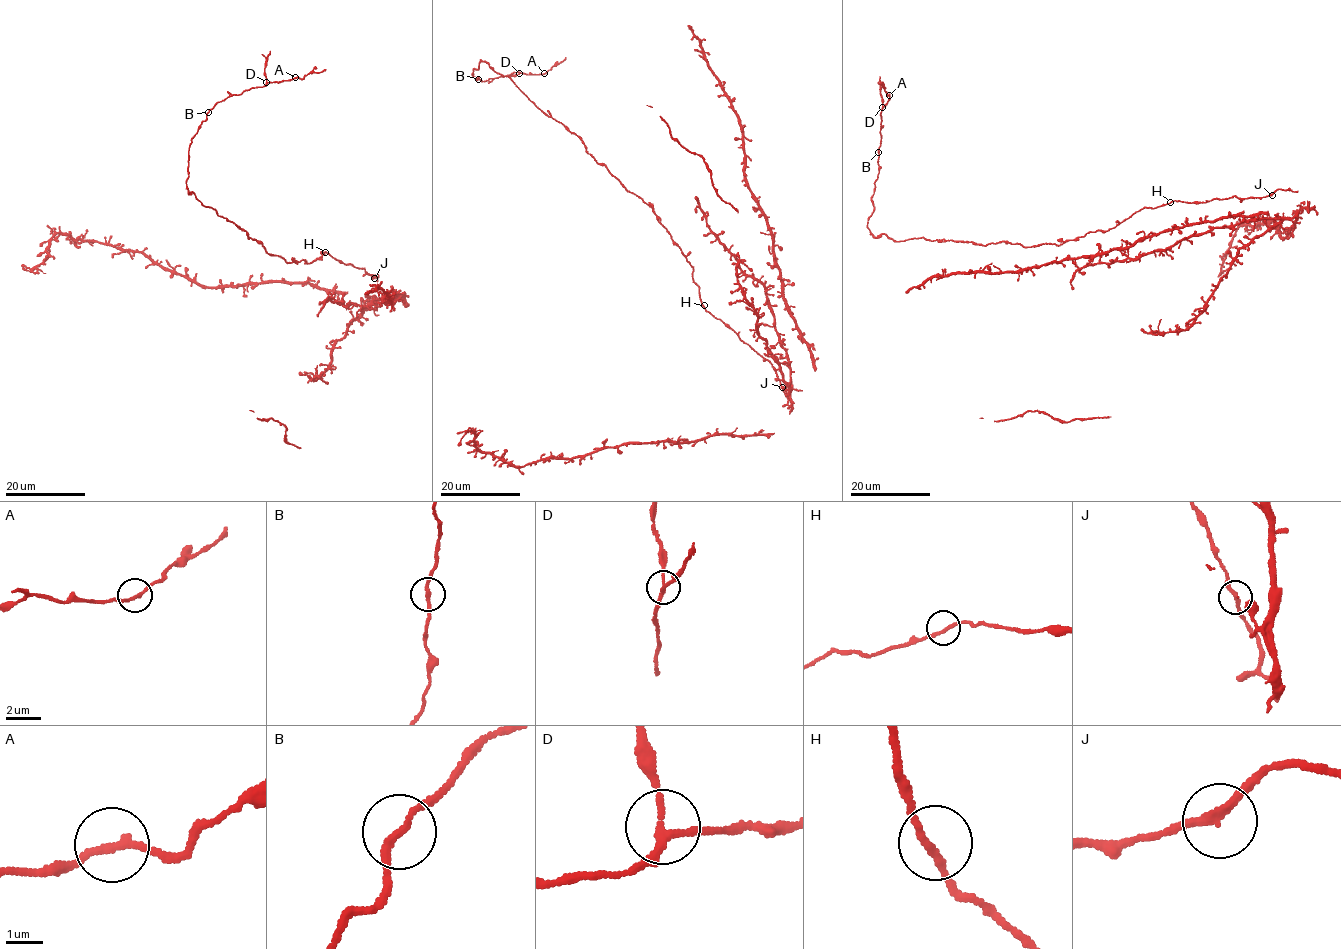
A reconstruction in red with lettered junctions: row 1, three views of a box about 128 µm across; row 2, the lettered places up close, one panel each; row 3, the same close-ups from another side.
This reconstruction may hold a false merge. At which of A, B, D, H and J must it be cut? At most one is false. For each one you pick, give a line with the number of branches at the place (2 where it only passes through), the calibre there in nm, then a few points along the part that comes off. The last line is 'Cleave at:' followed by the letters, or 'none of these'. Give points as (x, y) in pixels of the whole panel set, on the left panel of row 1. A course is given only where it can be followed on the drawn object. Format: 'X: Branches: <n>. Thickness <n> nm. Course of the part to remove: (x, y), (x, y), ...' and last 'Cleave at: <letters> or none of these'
D: Branches: 3. Thickness 170 nm. Course of the part to remove: (267, 82), (264, 63), (270, 51)
Cleave at: D

